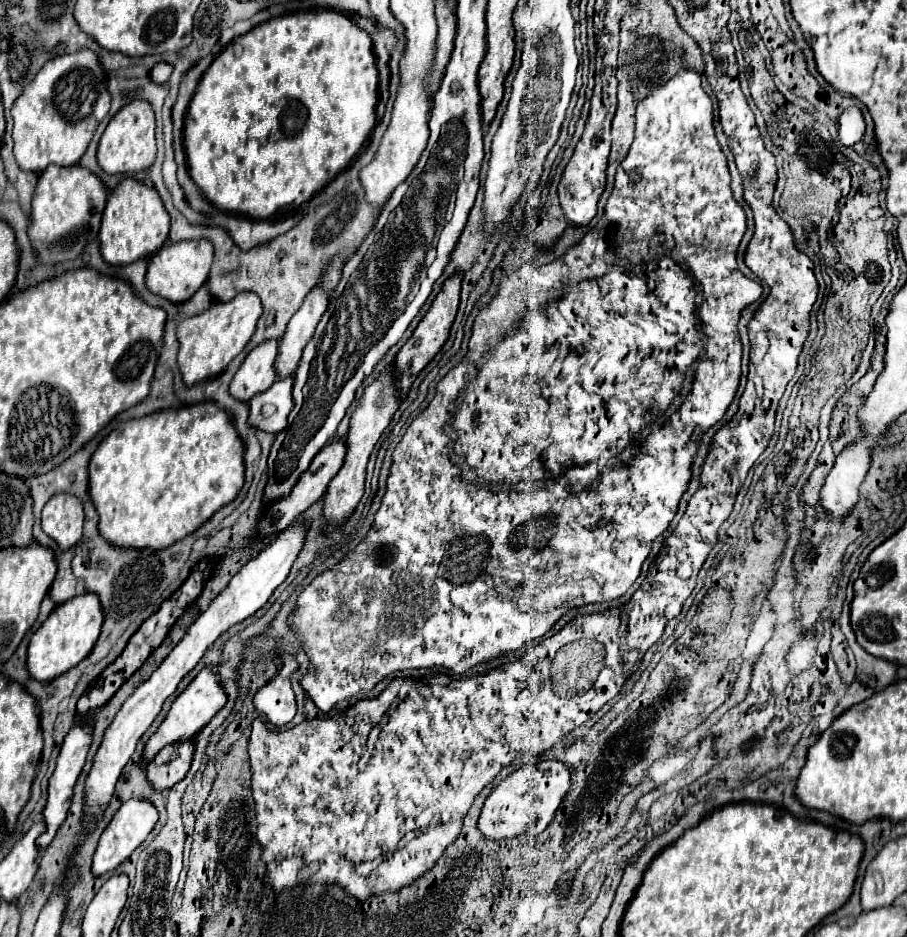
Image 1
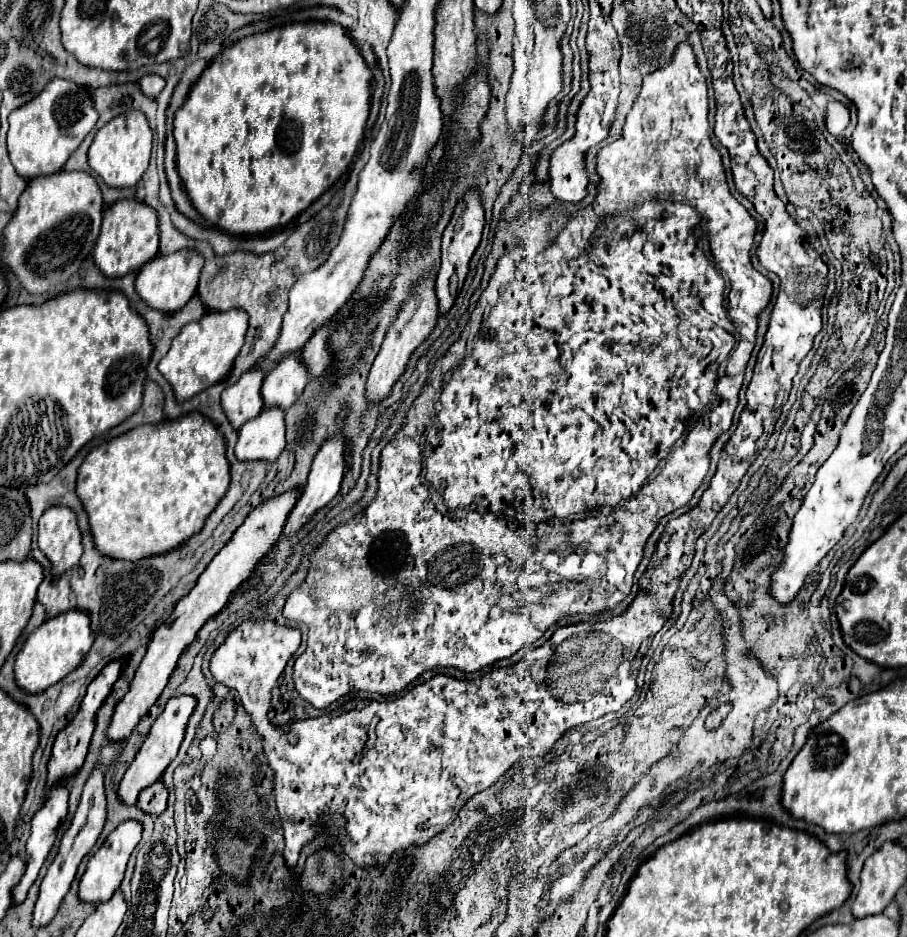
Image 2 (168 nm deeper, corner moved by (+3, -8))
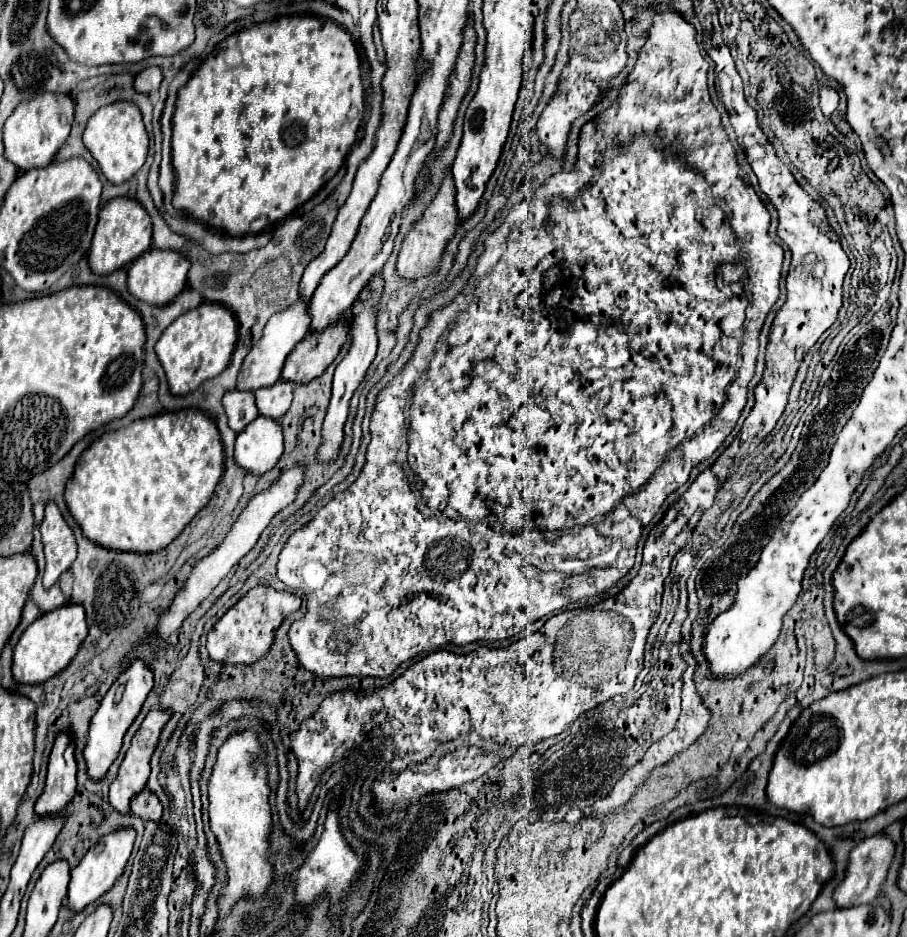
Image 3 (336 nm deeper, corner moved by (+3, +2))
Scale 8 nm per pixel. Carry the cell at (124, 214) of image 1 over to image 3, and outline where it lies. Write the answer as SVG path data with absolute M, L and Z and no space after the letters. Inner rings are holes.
M116 197L102 205L98 225L90 245L90 269L96 275L108 275L120 267L132 265L152 245L152 221L144 207L130 197Z

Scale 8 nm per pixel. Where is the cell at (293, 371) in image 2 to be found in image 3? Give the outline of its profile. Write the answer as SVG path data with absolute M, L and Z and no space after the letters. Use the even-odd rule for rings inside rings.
M278 379L278 383L270 385L270 387L260 387L254 391L256 395L256 405L258 411L266 417L272 419L280 419L284 415L284 411L288 411L290 403L292 403L292 381L286 379Z

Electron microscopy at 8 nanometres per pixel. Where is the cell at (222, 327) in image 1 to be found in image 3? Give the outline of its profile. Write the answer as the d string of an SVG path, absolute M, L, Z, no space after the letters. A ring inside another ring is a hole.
M202 303L200 307L180 315L158 339L156 355L166 371L170 393L186 395L194 391L202 381L216 377L228 367L238 335L238 319L228 307L220 303Z

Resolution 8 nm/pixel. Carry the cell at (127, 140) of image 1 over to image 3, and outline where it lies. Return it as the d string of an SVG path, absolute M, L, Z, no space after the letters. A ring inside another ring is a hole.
M116 101L108 107L102 107L96 111L96 115L92 115L84 129L84 145L108 181L114 185L126 183L144 165L148 155L148 135L140 109L136 109L132 101Z

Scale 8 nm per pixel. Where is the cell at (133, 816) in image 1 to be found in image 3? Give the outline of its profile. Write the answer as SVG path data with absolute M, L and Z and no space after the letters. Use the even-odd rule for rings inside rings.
M120 827L118 831L102 835L98 839L96 847L88 849L88 855L84 855L84 859L78 863L78 867L74 867L70 873L68 907L72 907L72 911L80 911L86 905L94 903L100 895L104 895L104 891L108 891L114 885L114 881L122 875L122 869L132 853L134 839L136 839L136 831L132 827Z

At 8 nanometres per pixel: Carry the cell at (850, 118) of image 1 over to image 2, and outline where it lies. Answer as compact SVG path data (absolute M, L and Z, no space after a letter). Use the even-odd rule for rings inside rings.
M830 101L826 105L826 129L834 135L834 137L842 137L846 125L850 123L850 111L844 103L840 101Z

